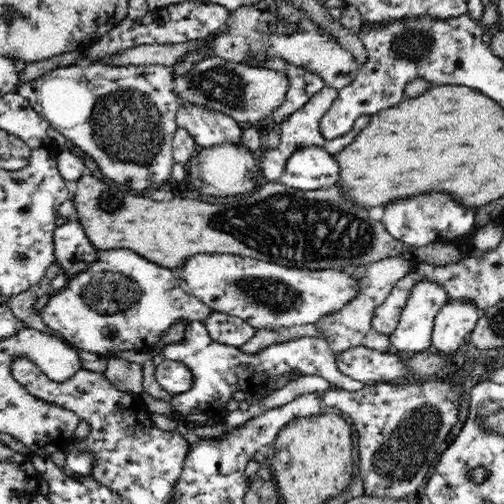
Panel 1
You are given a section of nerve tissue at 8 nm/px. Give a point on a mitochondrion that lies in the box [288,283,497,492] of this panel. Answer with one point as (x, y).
(401, 458)

